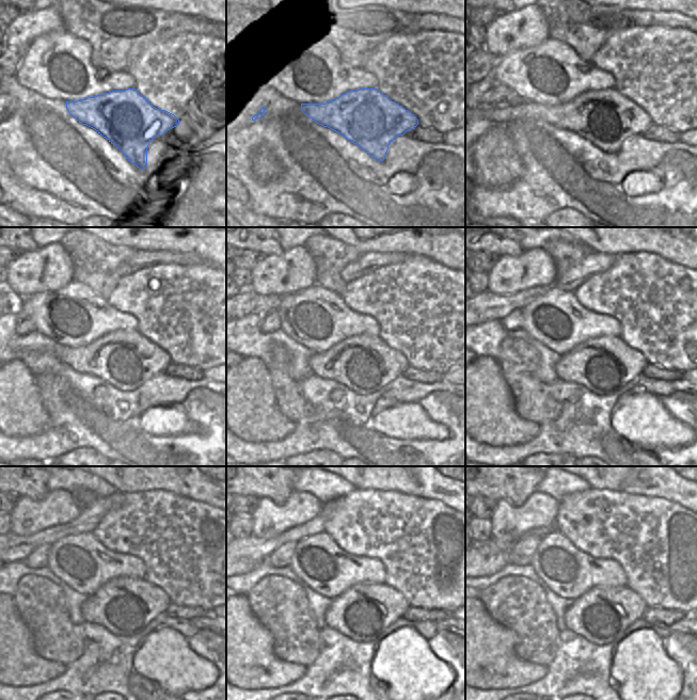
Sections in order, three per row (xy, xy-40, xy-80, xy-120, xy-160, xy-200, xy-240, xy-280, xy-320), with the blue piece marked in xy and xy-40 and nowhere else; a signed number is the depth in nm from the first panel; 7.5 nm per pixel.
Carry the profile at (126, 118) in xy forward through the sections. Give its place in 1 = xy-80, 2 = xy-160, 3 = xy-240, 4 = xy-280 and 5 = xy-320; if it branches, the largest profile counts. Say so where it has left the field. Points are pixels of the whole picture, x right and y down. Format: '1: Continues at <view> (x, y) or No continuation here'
1: Continues at xy-80 (606, 118)
2: Continues at xy-160 (364, 364)
3: Continues at xy-240 (124, 606)
4: Continues at xy-280 (362, 613)
5: Continues at xy-320 (601, 615)

